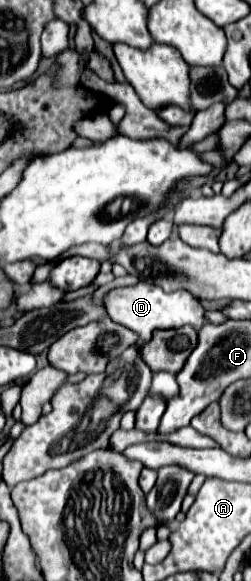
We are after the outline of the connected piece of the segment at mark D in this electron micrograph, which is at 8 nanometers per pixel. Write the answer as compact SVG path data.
M138 283L134 287L112 289L106 295L106 309L112 321L138 333L142 341L148 341L152 337L152 331L156 329L176 329L184 325L192 325L200 329L204 327L204 323L208 323L204 317L204 307L194 295L190 295L188 291L166 293L158 285L152 285L152 283Z

